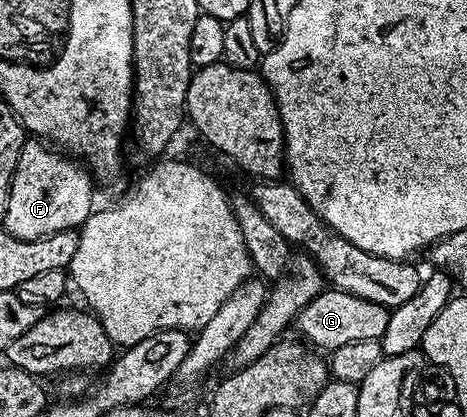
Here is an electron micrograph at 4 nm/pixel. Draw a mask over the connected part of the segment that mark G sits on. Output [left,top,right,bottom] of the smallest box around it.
[294,287,390,350]

